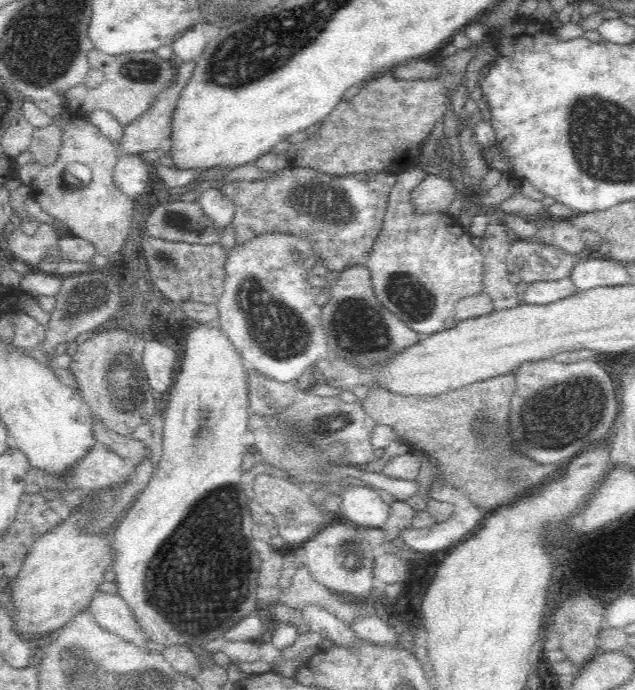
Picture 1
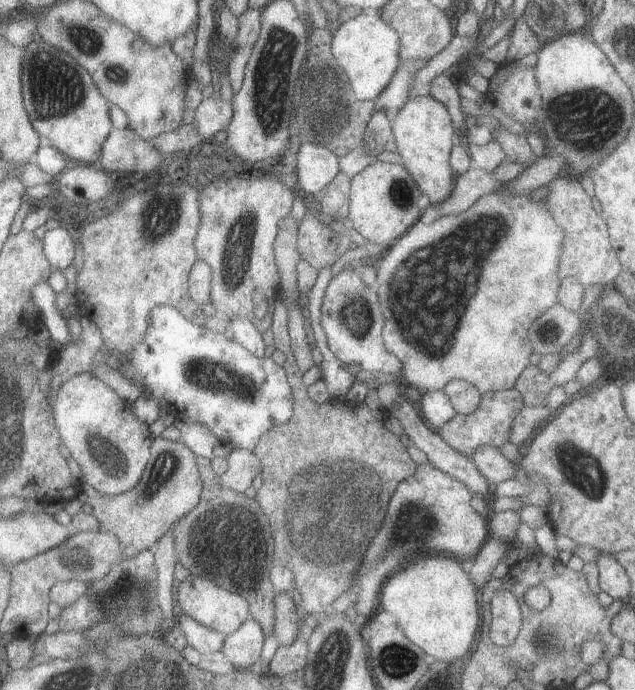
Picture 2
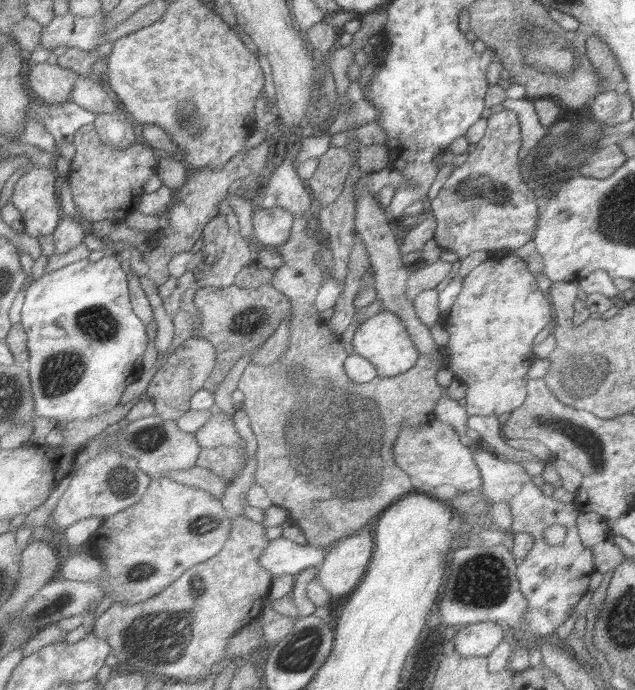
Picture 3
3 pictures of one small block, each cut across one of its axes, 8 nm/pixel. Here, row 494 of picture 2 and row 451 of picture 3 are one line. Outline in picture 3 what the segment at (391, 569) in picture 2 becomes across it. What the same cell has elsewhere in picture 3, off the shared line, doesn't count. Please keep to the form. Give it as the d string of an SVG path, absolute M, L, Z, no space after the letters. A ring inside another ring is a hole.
M437 416L433 418L431 424L421 426L421 428L403 426L395 444L397 444L397 448L395 448L397 464L405 472L409 472L409 476L413 476L413 480L421 478L423 482L431 482L431 486L453 484L459 490L463 490L463 494L467 494L467 490L475 490L475 488L481 490L481 486L485 484L483 472L473 454L475 452L473 444L463 440L455 426L439 420Z

